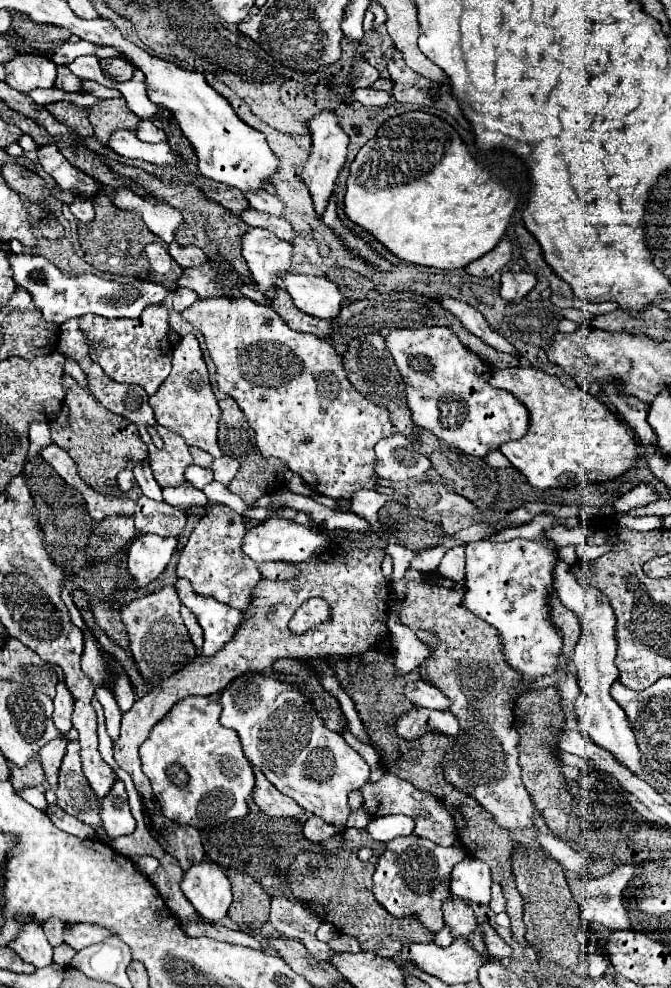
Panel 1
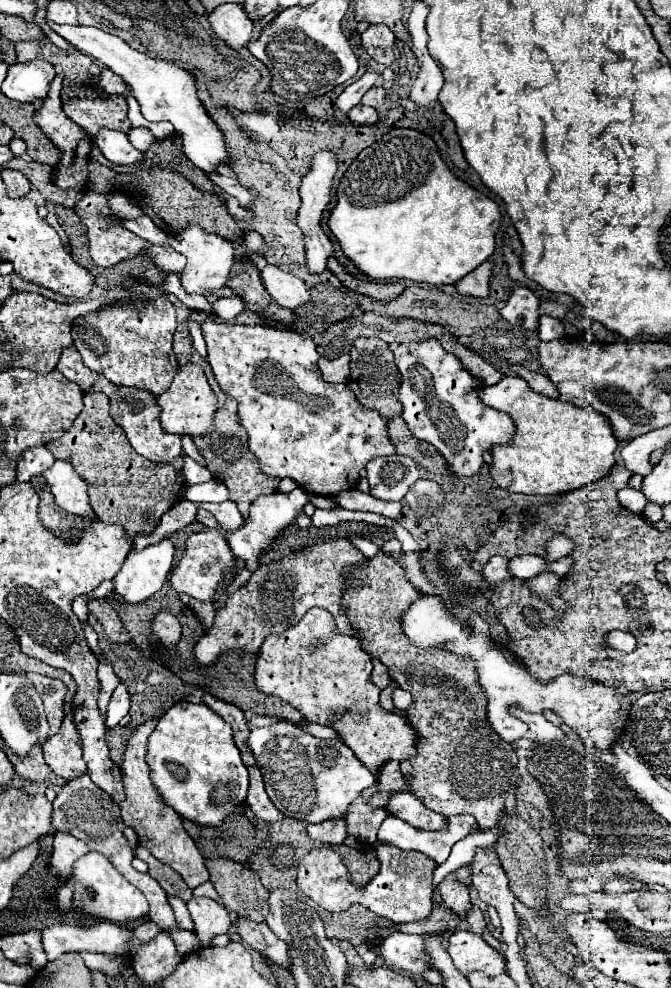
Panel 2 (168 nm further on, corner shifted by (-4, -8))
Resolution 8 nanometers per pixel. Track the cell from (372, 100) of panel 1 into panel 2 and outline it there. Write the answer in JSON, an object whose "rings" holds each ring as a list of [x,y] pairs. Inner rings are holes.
{"rings":[[[357,105],[353,111],[347,113],[347,117],[353,125],[375,125],[377,123],[377,111],[365,105]]]}

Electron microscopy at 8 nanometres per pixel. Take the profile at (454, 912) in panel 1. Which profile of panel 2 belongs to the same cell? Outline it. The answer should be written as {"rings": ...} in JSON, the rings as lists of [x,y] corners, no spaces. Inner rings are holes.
{"rings":[[[449,873],[447,877],[443,877],[443,881],[439,883],[439,891],[443,895],[445,907],[455,911],[457,915],[465,917],[465,913],[471,909],[471,901],[469,901],[469,889],[467,885],[463,885],[455,873]]]}

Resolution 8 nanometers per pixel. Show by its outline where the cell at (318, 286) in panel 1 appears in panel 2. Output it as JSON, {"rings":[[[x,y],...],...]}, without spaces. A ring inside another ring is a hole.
{"rings":[[[265,267],[261,271],[261,281],[269,295],[283,307],[295,309],[309,301],[309,289],[293,273],[285,273],[279,267]]]}

